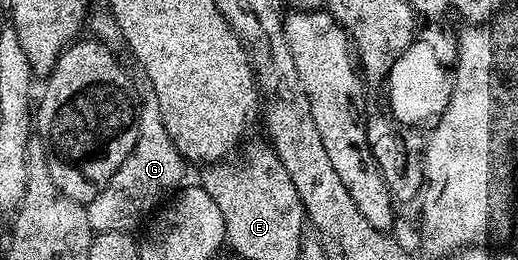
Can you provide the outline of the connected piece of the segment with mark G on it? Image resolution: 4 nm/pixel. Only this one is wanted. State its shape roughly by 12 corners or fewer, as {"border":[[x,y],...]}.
{"border":[[157,97],[137,145],[86,204],[92,232],[134,232],[184,182]]}

